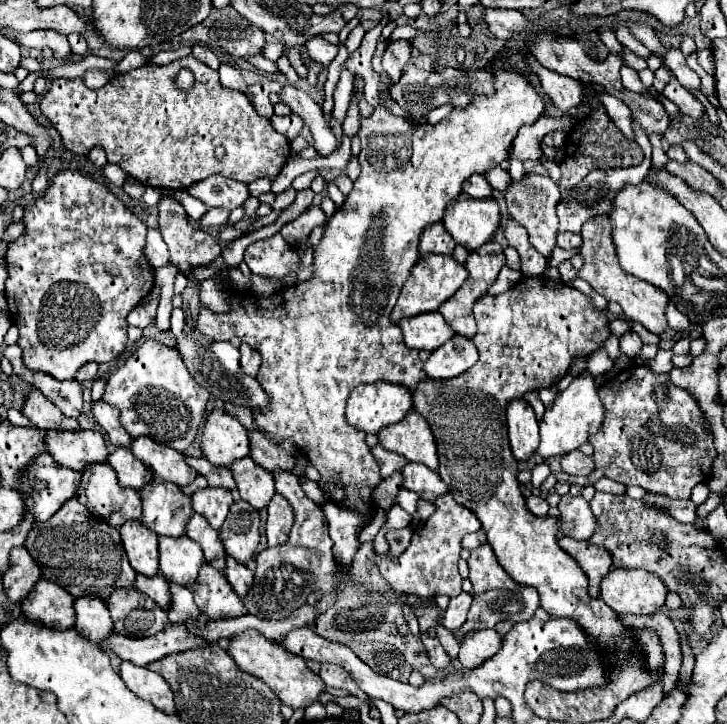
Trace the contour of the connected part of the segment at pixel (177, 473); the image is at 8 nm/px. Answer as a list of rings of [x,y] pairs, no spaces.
[[[136,437],[130,449],[152,471],[156,481],[172,481],[184,487],[196,477],[196,471],[186,465],[184,455],[168,445],[160,445],[148,437]]]

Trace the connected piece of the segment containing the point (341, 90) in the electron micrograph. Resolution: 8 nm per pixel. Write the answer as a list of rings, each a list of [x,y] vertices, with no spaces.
[[[342,63],[340,65],[340,81],[334,89],[334,117],[338,119],[338,123],[344,121],[344,115],[348,111],[348,105],[352,99],[352,81],[354,81],[354,75]]]

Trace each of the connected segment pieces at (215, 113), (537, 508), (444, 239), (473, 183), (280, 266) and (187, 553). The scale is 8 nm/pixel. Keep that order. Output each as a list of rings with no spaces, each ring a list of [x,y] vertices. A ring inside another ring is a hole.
[[[192,55],[168,65],[142,65],[134,71],[114,77],[108,85],[94,91],[86,89],[80,77],[52,79],[50,89],[40,99],[40,111],[60,133],[66,151],[74,155],[88,155],[92,147],[102,147],[108,163],[120,165],[126,175],[134,177],[142,185],[158,189],[188,189],[190,185],[178,183],[198,183],[210,175],[222,175],[242,183],[250,183],[260,177],[274,179],[290,153],[288,139],[274,131],[266,117],[256,113],[250,99],[240,91],[224,89],[220,85],[218,71],[212,71]],[[182,67],[188,67],[194,73],[194,87],[188,91],[180,91],[176,87],[176,75]],[[216,145],[226,149],[224,159],[214,157]]]
[[[532,495],[532,497],[526,499],[526,509],[528,509],[532,515],[536,515],[536,517],[544,517],[550,507],[548,507],[548,503],[546,503],[540,495]]]
[[[442,223],[430,225],[422,237],[420,237],[420,255],[428,255],[428,253],[440,253],[440,255],[452,255],[452,249],[456,247],[454,239],[450,237],[450,233],[444,229]]]
[[[474,173],[472,177],[468,177],[462,185],[462,191],[474,199],[484,199],[484,197],[490,197],[492,195],[492,187],[488,185],[488,181],[484,179],[484,175],[480,173]]]
[[[280,233],[266,241],[252,243],[244,253],[244,261],[254,275],[266,279],[284,279],[302,265],[298,249],[288,245]]]
[[[160,537],[158,539],[158,551],[160,551],[160,569],[162,573],[180,585],[192,587],[198,569],[204,563],[204,555],[200,545],[192,541],[190,537]]]

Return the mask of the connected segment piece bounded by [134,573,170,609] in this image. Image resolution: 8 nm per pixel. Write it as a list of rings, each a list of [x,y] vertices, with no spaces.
[[[142,573],[136,575],[136,583],[134,587],[142,593],[146,593],[150,599],[154,599],[162,609],[168,609],[168,601],[170,601],[170,593],[168,593],[168,581],[162,575],[154,575],[154,577],[146,577]]]

